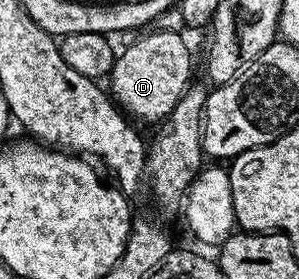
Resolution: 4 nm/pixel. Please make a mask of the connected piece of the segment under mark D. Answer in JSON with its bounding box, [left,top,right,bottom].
[108,29,192,124]

